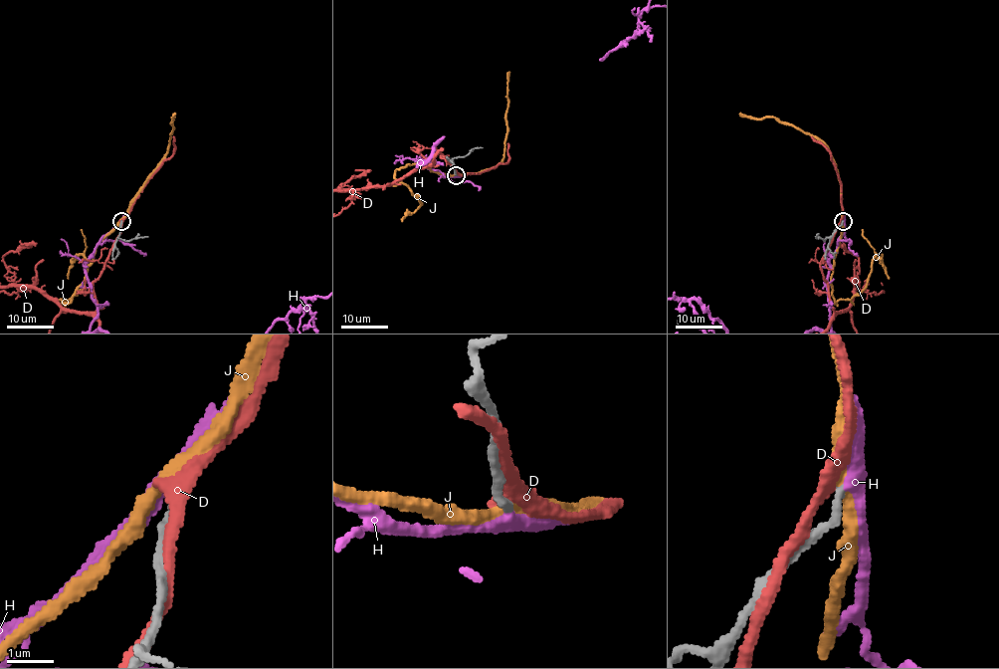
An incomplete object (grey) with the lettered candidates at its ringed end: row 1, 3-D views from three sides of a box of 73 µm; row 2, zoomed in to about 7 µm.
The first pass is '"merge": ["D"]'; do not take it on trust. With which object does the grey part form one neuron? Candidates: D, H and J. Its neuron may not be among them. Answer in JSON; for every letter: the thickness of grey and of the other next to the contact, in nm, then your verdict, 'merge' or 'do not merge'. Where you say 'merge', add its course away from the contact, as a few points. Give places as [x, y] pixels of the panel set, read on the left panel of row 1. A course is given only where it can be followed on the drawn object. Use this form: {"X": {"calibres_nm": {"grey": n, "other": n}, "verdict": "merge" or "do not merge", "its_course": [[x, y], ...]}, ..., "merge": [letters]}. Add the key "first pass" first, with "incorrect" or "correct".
{"first pass": "incorrect", "D": {"calibres_nm": {"grey": 170, "other": 320}, "verdict": "do not merge"}, "H": {"calibres_nm": {"grey": 170, "other": 300}, "verdict": "merge"}, "J": {"calibres_nm": {"grey": 170, "other": 300}, "verdict": "do not merge"}, "merge": ["H"]}

